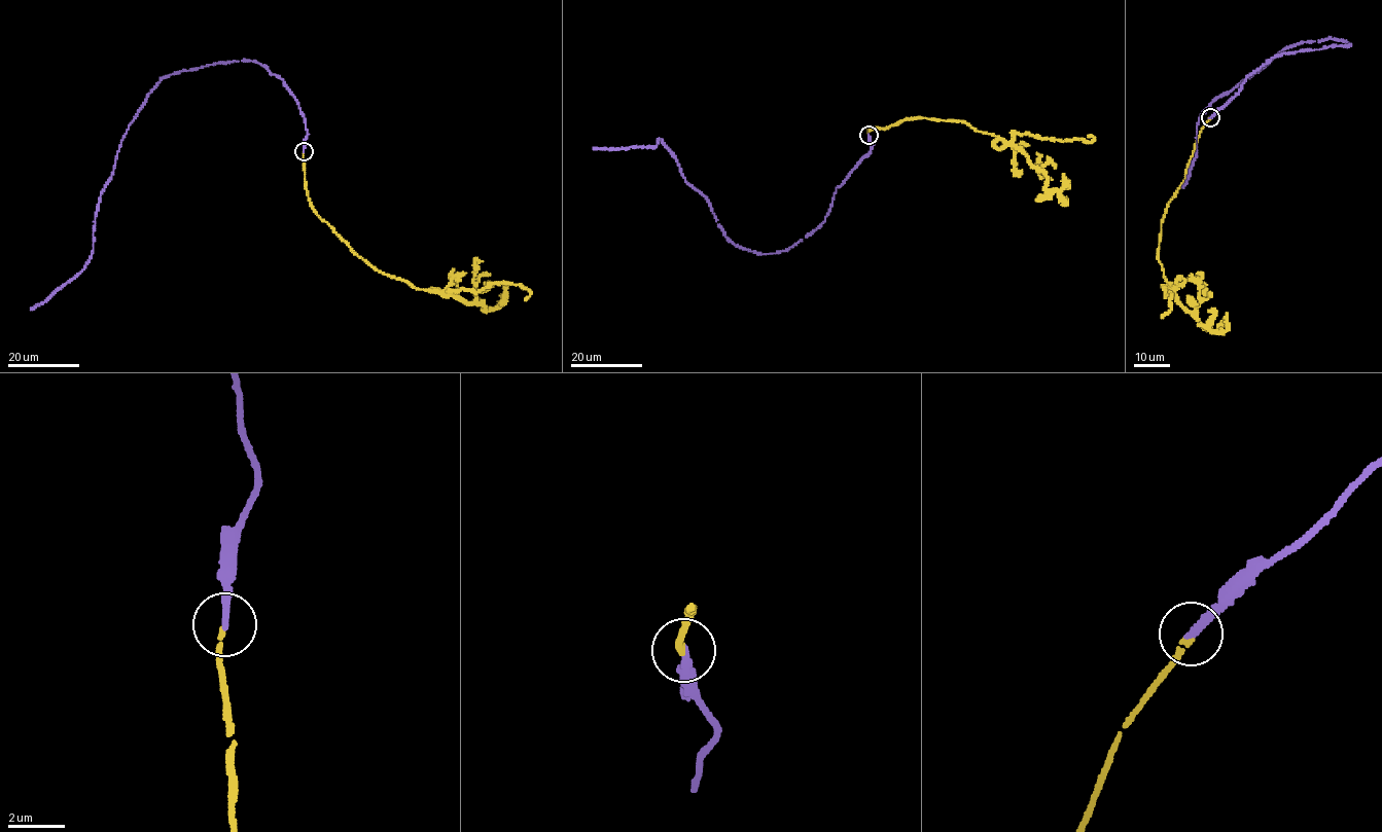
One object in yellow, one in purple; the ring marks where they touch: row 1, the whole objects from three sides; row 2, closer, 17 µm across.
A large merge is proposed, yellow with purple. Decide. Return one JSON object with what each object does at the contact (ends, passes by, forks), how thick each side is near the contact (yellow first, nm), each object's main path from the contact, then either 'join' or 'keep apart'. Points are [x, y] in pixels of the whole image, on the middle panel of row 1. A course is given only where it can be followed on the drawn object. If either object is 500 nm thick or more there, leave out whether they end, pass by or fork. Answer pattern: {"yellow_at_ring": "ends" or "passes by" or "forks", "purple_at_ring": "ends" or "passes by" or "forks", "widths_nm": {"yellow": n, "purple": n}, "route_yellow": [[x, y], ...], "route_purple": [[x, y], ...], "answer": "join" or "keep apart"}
{"yellow_at_ring": "ends", "purple_at_ring": "ends", "widths_nm": {"yellow": 180, "purple": 280}, "route_yellow": [[869, 135], [918, 117], [964, 121], [1017, 145], [1046, 175], [1049, 189], [1066, 203], [1065, 199]], "route_purple": [[869, 135], [824, 220], [760, 254], [727, 239], [660, 139], [593, 148]], "answer": "join"}

